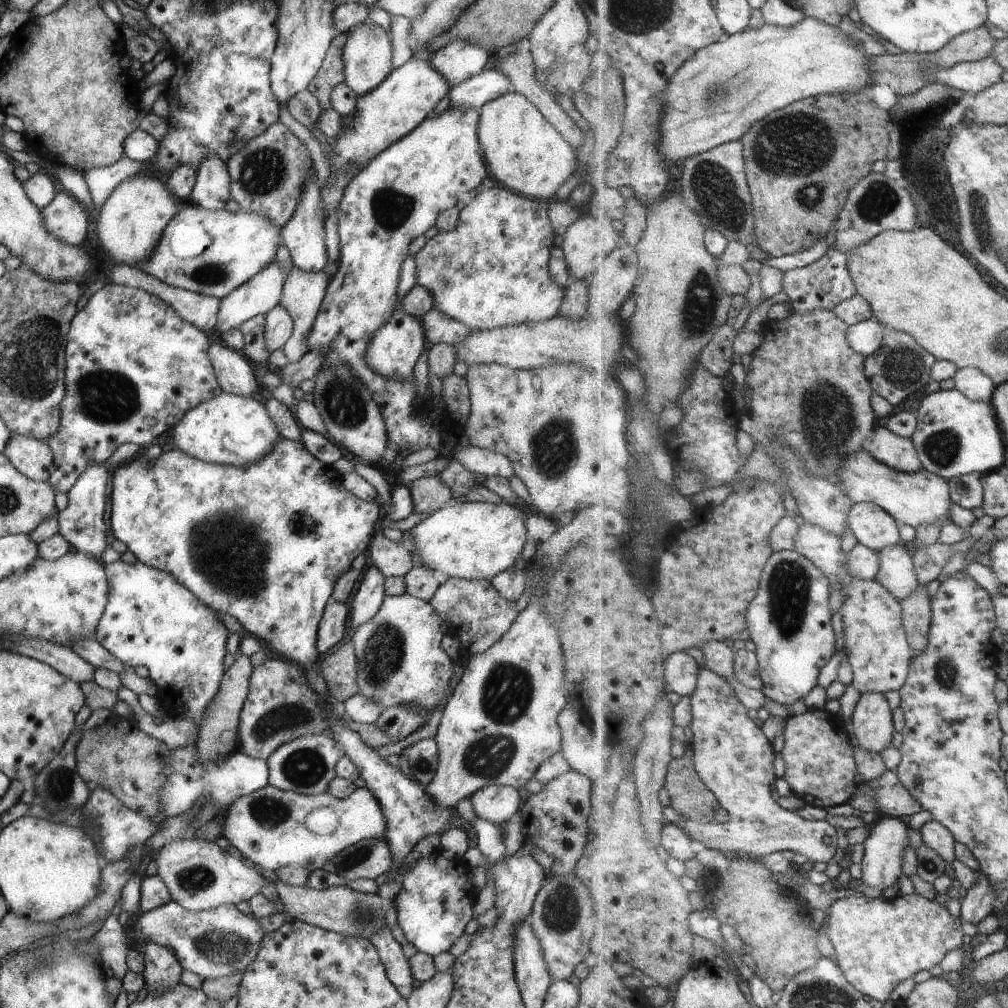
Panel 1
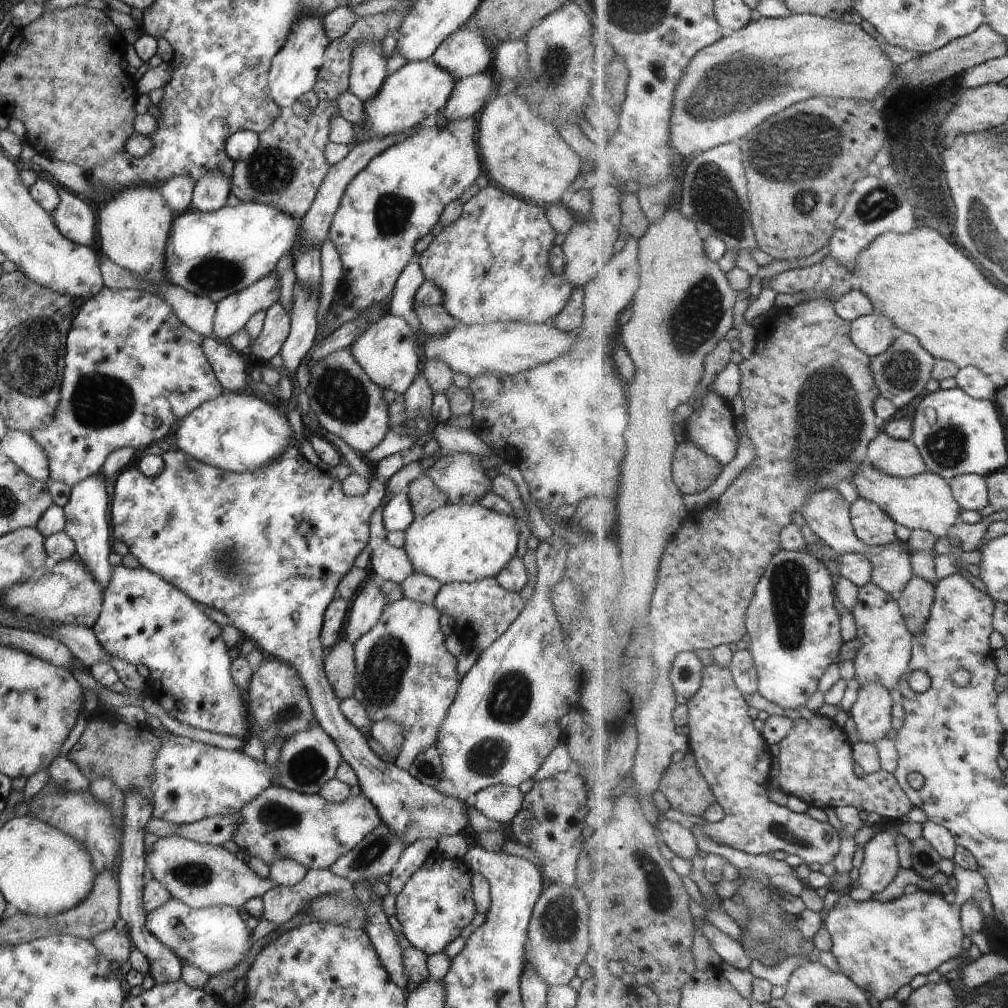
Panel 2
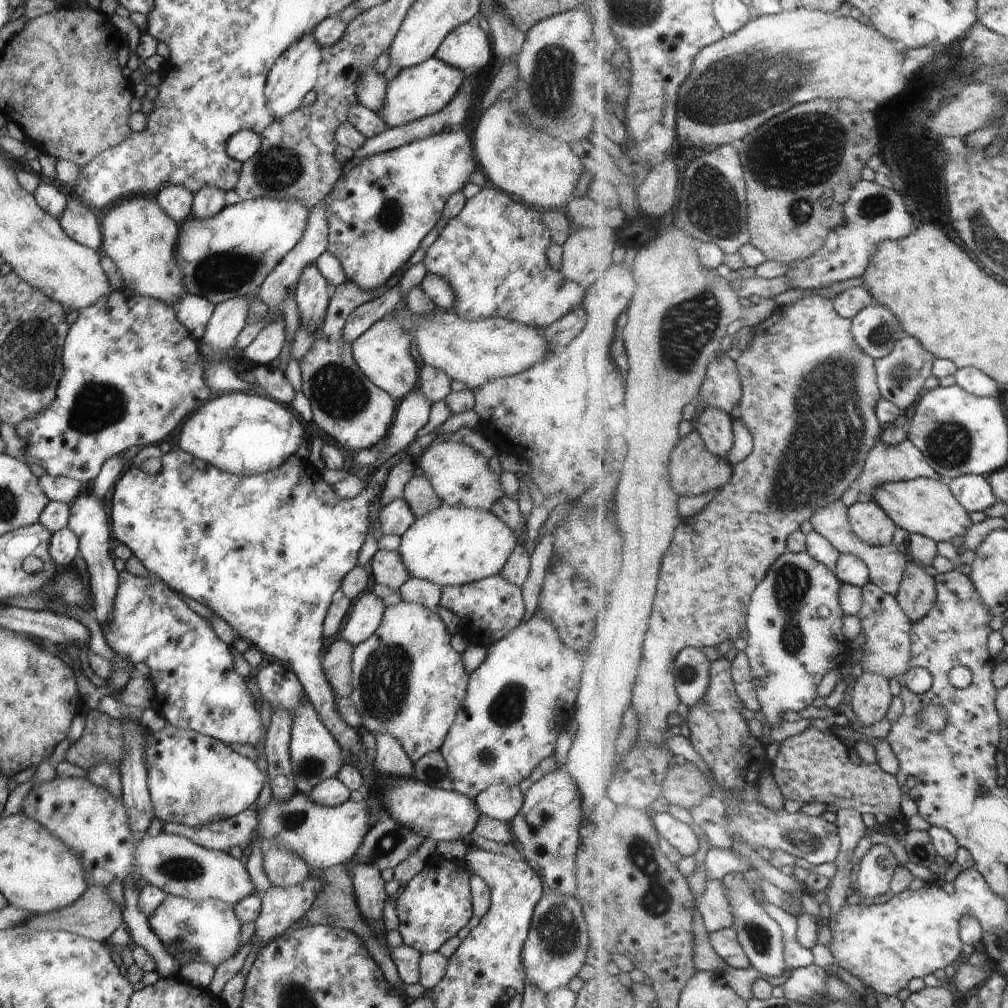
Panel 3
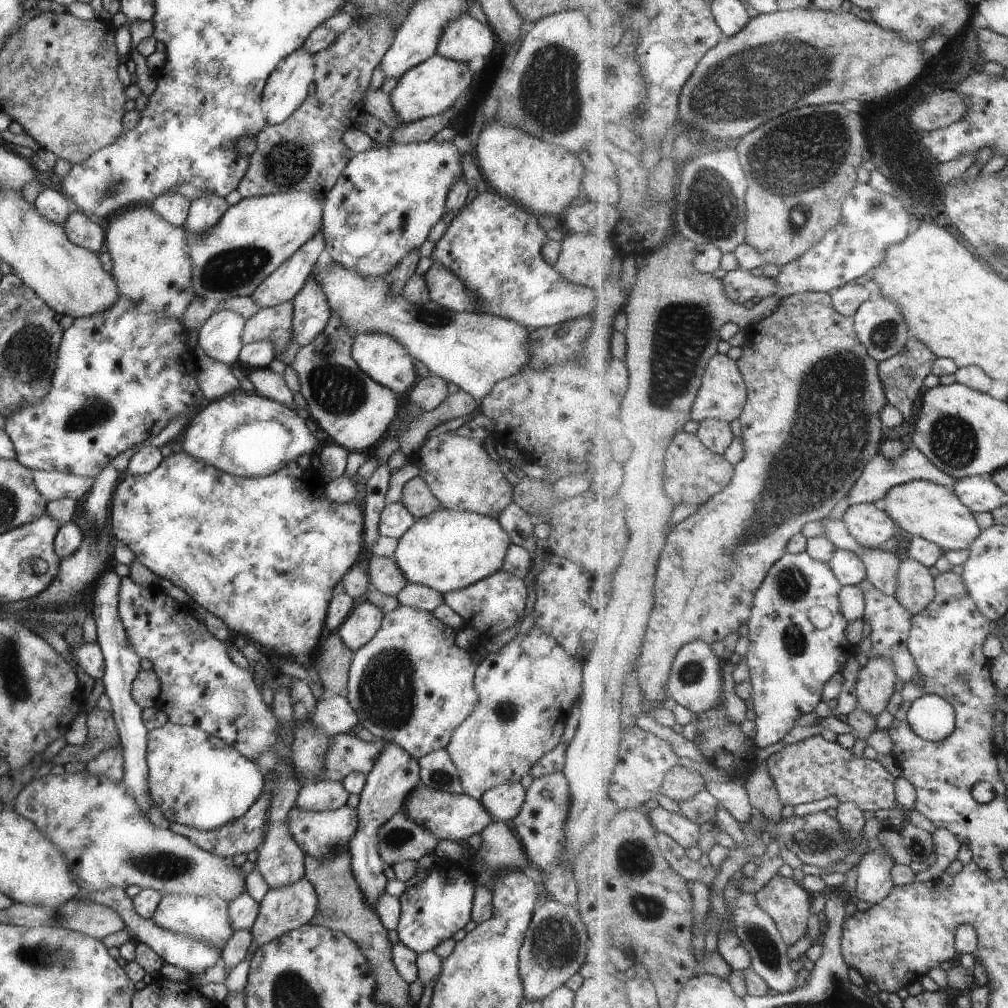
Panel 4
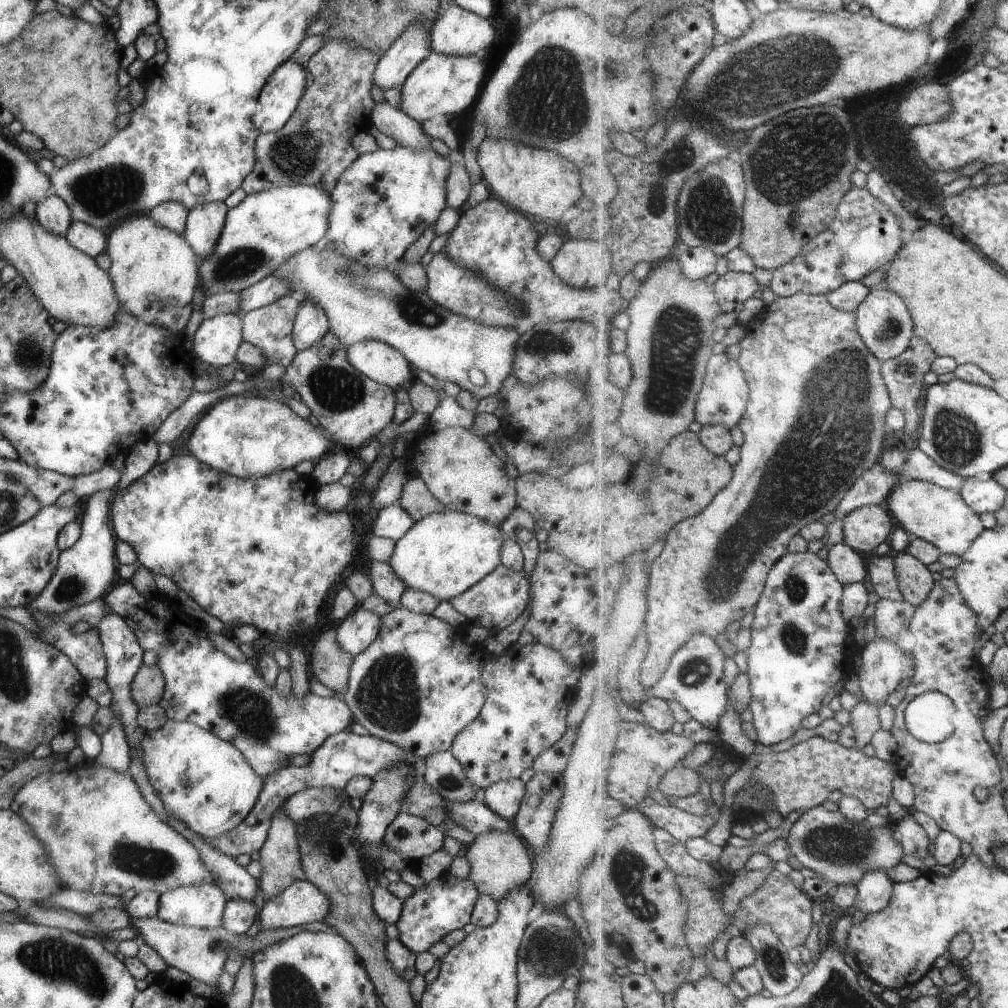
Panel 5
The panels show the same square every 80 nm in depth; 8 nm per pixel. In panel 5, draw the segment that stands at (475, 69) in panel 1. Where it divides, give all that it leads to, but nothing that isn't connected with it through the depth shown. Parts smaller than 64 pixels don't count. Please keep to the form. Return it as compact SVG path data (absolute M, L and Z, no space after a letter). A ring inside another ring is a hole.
M440 1L438 16L430 28L430 50L468 57L489 48L493 36L490 20L463 10L453 2Z

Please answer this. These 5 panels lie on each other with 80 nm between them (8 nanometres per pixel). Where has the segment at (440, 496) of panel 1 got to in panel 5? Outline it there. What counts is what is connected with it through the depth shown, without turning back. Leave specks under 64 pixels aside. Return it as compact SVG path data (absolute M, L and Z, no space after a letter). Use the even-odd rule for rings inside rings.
M418 476L406 480L400 492L398 503L412 518L413 522L425 515L445 510L443 504L433 498L426 484Z

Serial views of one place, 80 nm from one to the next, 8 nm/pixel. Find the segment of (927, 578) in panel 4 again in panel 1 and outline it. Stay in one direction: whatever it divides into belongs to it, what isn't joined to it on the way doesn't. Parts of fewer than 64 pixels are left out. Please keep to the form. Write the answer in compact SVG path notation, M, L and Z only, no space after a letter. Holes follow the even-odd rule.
M919 585L915 592L902 600L904 626L915 656L923 654L930 645L930 626L933 621L932 600L926 587Z

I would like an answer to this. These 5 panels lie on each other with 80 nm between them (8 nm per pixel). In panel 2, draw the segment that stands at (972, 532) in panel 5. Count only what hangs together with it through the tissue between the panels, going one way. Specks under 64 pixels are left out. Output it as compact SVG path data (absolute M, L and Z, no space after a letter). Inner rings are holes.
M865 462L854 474L853 480L859 498L877 503L895 522L909 530L923 529L932 532L937 538L947 537L949 529L962 518L962 506L954 497L948 480L941 475L927 471L910 477L894 477Z

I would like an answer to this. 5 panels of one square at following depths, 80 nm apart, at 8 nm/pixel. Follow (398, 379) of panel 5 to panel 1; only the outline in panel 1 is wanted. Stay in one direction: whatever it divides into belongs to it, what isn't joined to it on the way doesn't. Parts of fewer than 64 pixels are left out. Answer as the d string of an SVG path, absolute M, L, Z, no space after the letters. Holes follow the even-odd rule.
M401 311L393 314L374 332L366 348L366 363L375 372L396 379L411 378L414 364L427 346L419 319Z

